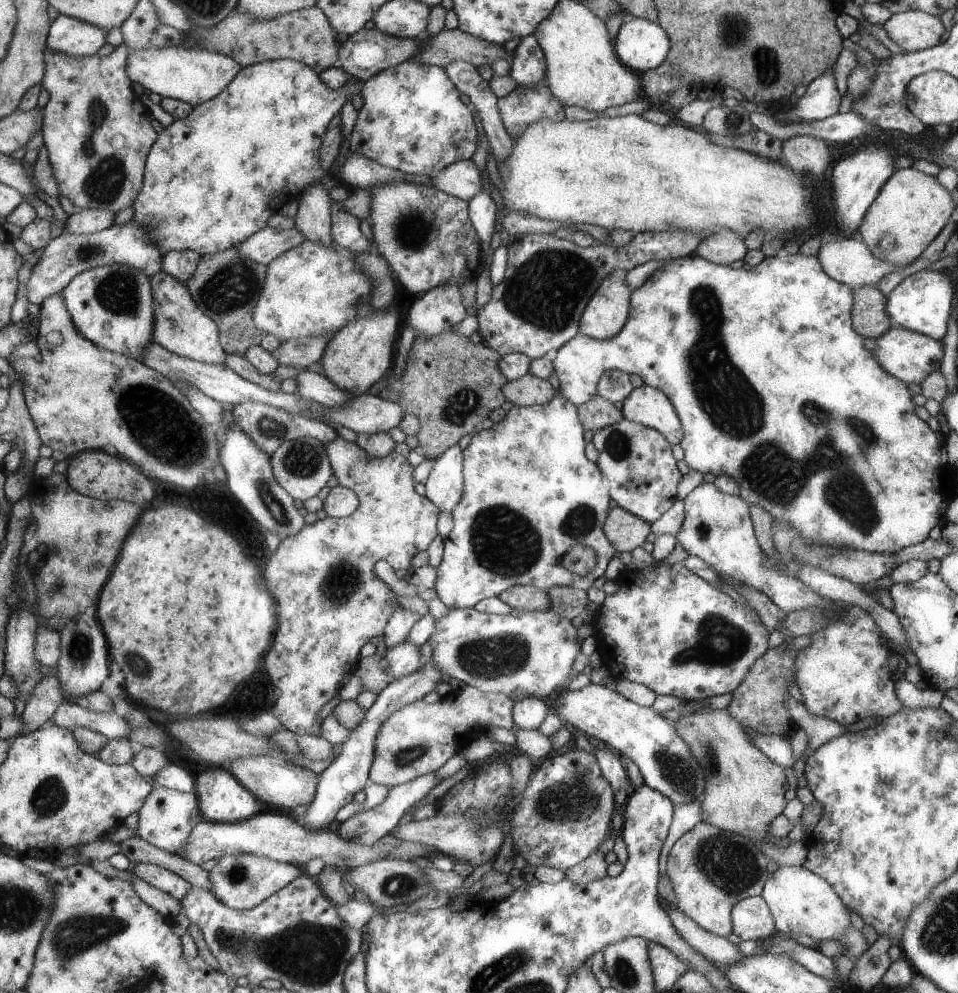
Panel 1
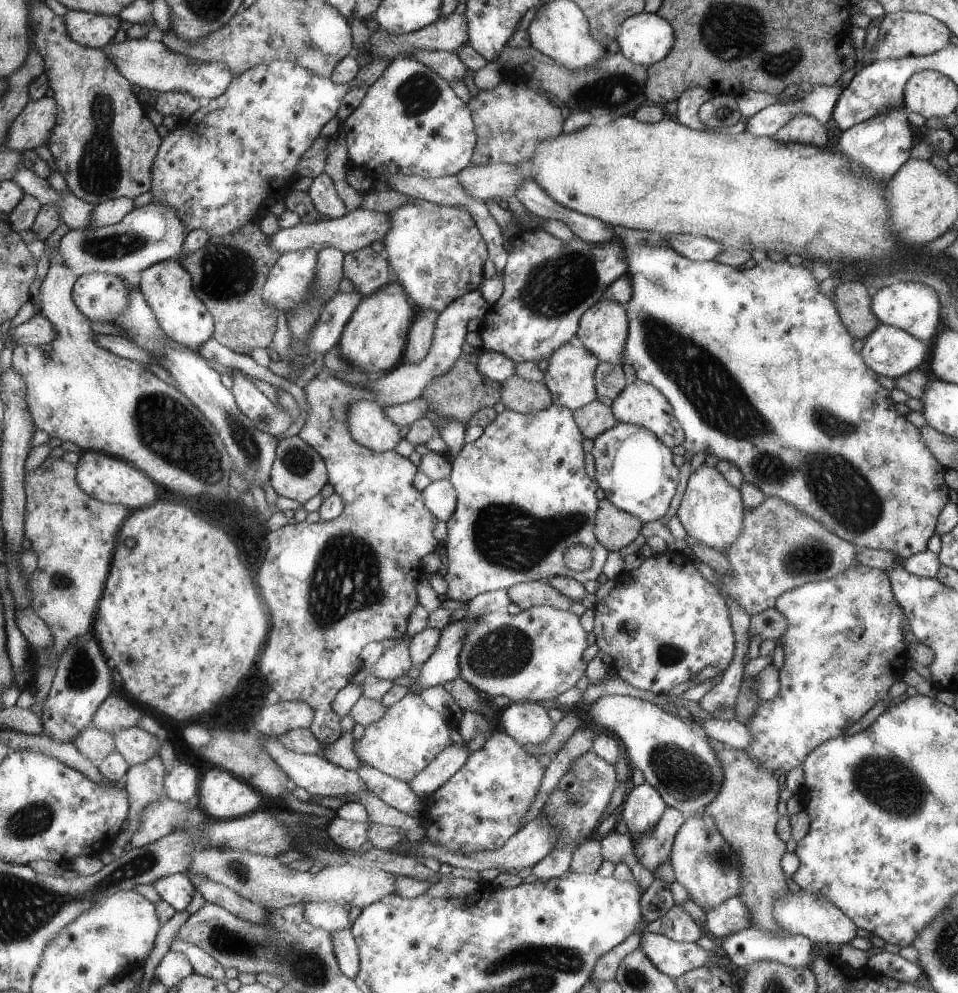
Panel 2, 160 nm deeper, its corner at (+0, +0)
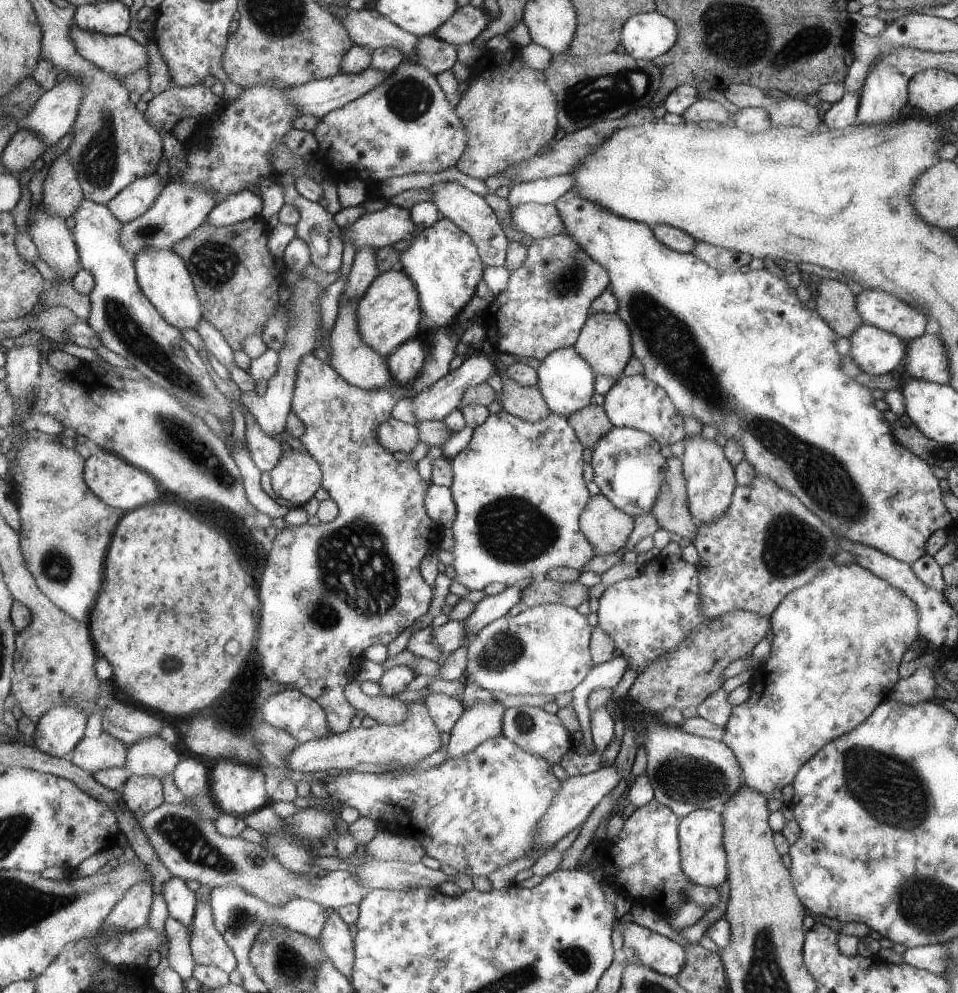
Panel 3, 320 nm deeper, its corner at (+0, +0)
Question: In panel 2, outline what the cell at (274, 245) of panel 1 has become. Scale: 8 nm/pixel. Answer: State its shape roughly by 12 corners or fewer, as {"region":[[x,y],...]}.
{"region":[[353,210],[267,236],[279,254],[339,248],[345,255],[382,242],[387,213]]}

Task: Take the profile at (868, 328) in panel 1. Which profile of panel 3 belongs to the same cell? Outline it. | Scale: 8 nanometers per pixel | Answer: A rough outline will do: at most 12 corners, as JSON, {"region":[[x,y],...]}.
{"region":[[821,279],[815,309],[841,338],[862,325],[855,290]]}

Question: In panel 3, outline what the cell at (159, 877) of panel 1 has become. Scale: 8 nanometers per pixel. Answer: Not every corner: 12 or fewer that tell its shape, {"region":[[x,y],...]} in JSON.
{"region":[[180,877],[163,886],[170,916],[192,926],[197,894]]}

